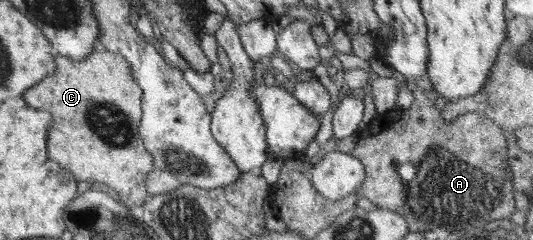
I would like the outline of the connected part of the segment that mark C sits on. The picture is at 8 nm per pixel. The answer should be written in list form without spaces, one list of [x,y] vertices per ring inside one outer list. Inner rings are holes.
[[[101,47],[94,49],[94,51],[85,58],[85,61],[73,61],[71,58],[55,54],[55,63],[57,64],[55,76],[47,76],[46,78],[43,78],[37,85],[29,88],[21,97],[21,99],[25,101],[27,107],[37,110],[45,109],[45,111],[53,115],[53,129],[48,131],[47,138],[47,149],[49,149],[48,156],[51,157],[53,161],[57,161],[57,157],[59,157],[59,165],[62,165],[65,169],[72,172],[80,184],[86,184],[86,186],[88,186],[94,181],[97,181],[97,183],[105,183],[105,185],[108,185],[108,187],[111,187],[113,191],[118,193],[121,198],[120,200],[125,206],[130,208],[133,207],[133,205],[143,205],[147,198],[150,197],[147,191],[145,178],[151,170],[155,169],[155,167],[153,156],[145,147],[140,134],[139,124],[143,115],[141,108],[142,89],[133,77],[130,63],[123,56],[118,56],[117,54],[102,49]]]

